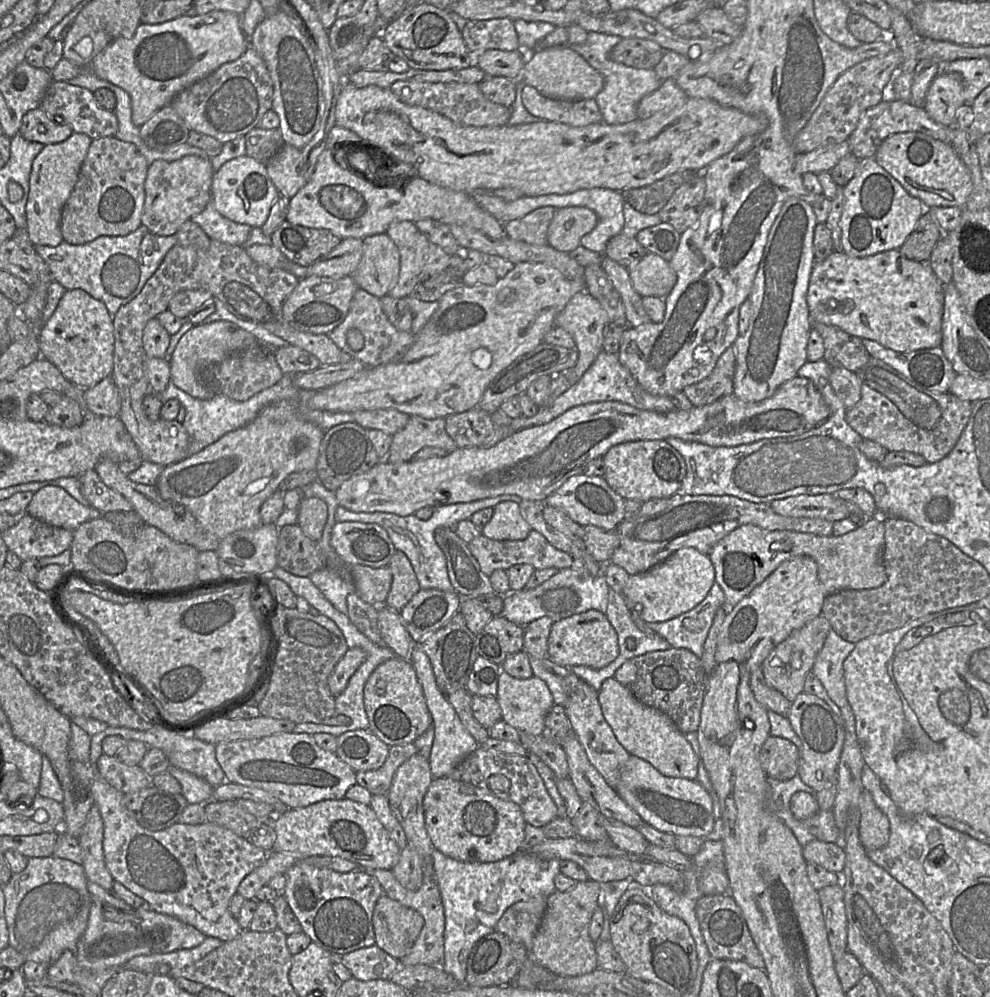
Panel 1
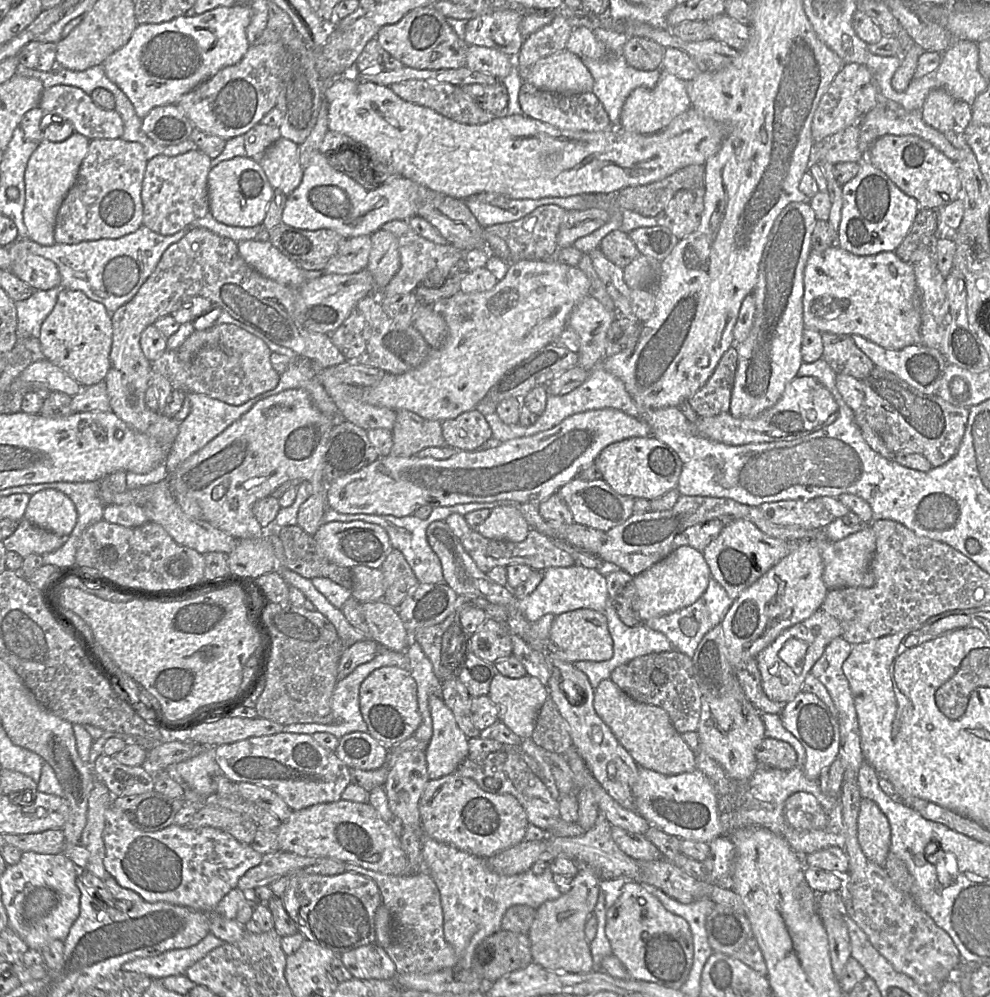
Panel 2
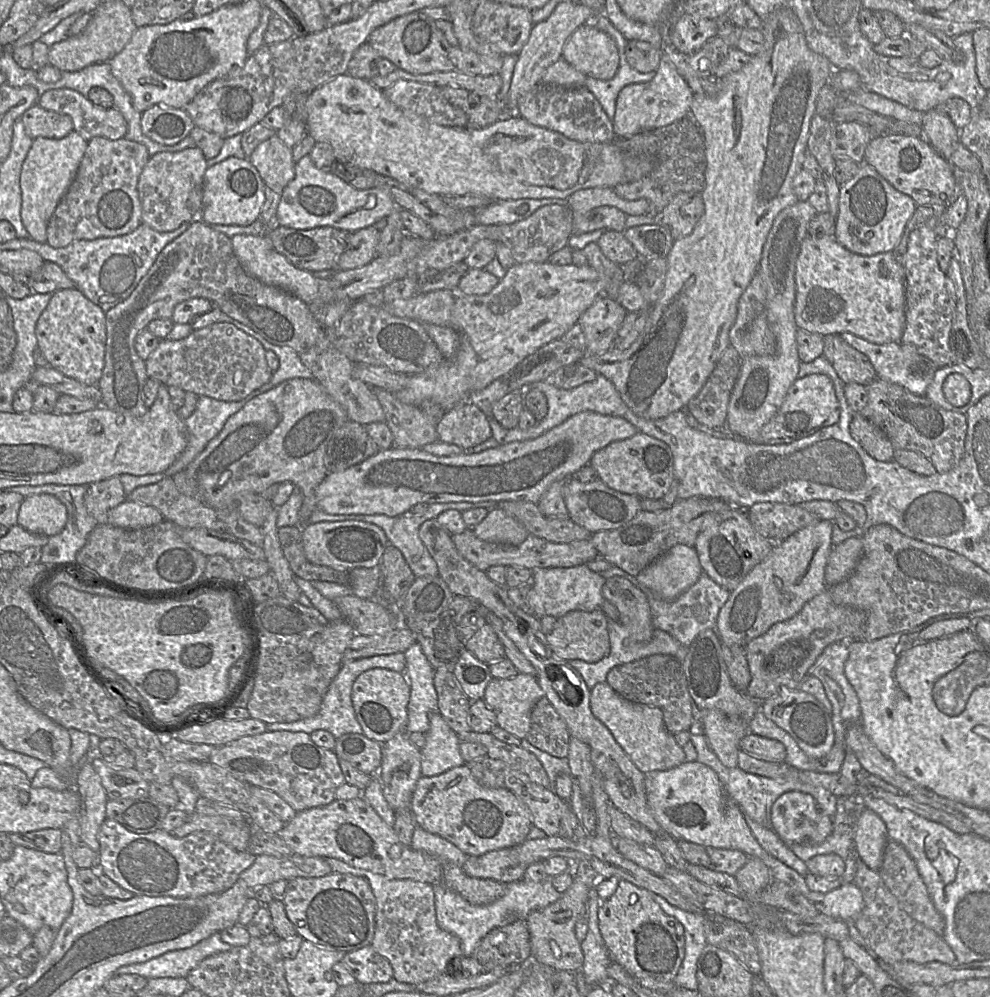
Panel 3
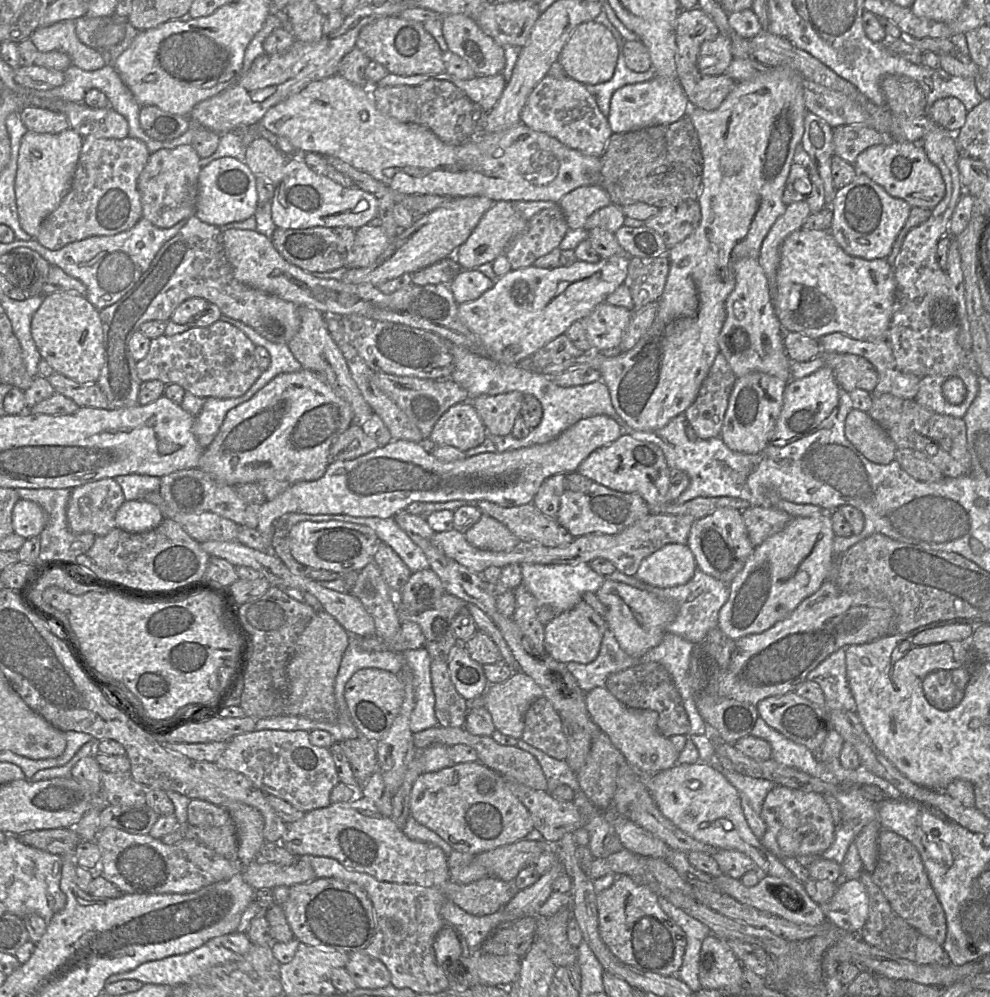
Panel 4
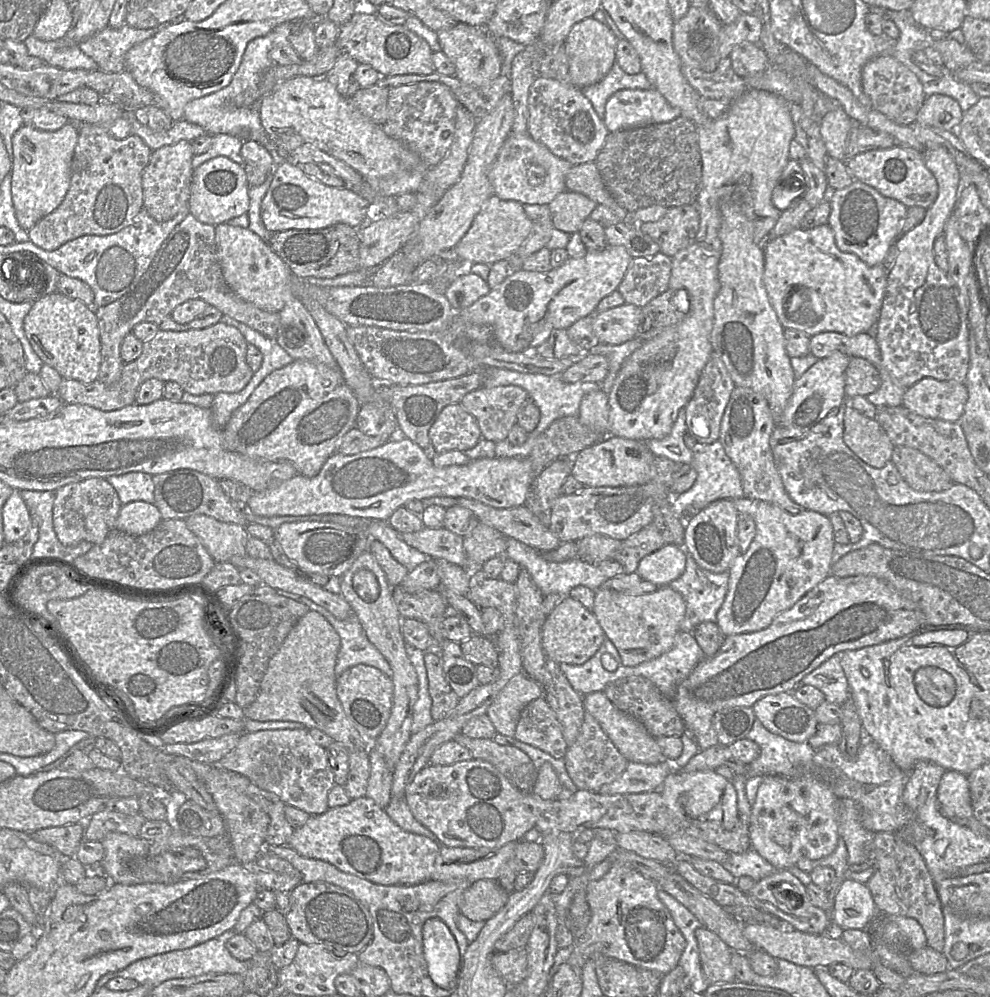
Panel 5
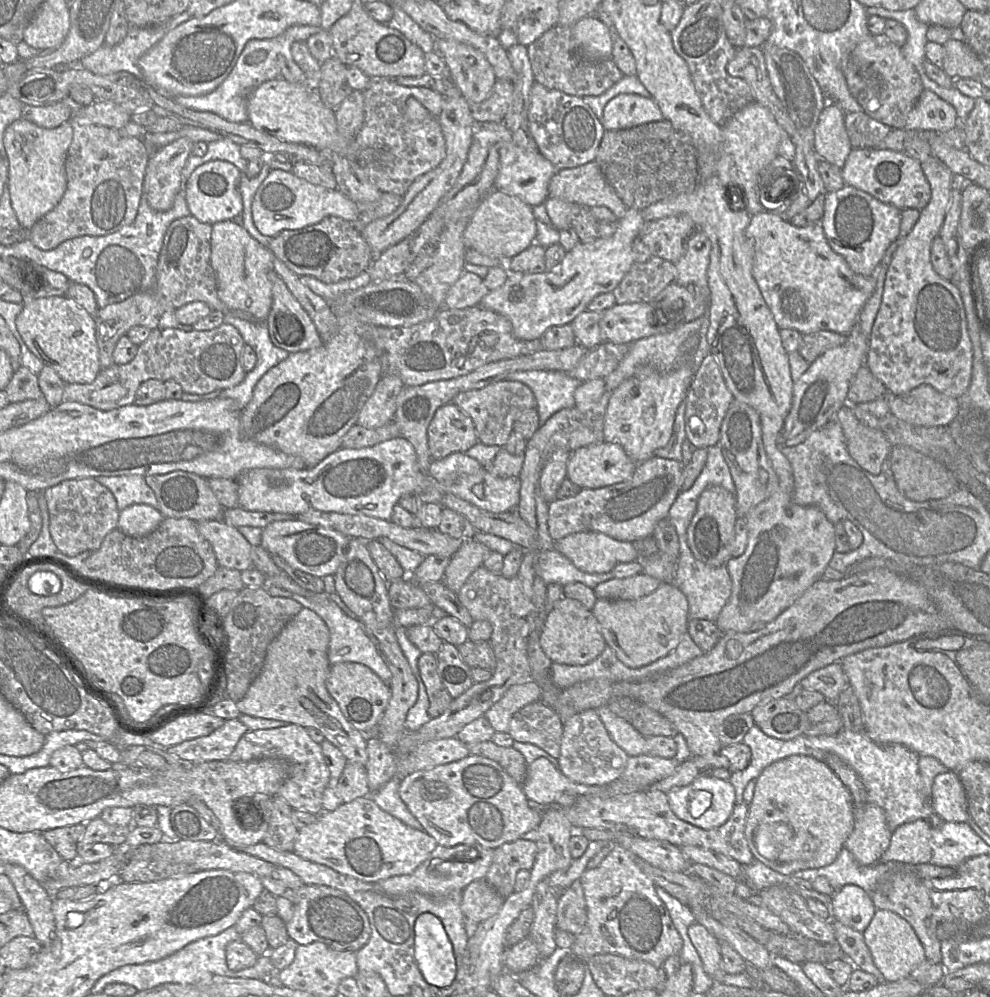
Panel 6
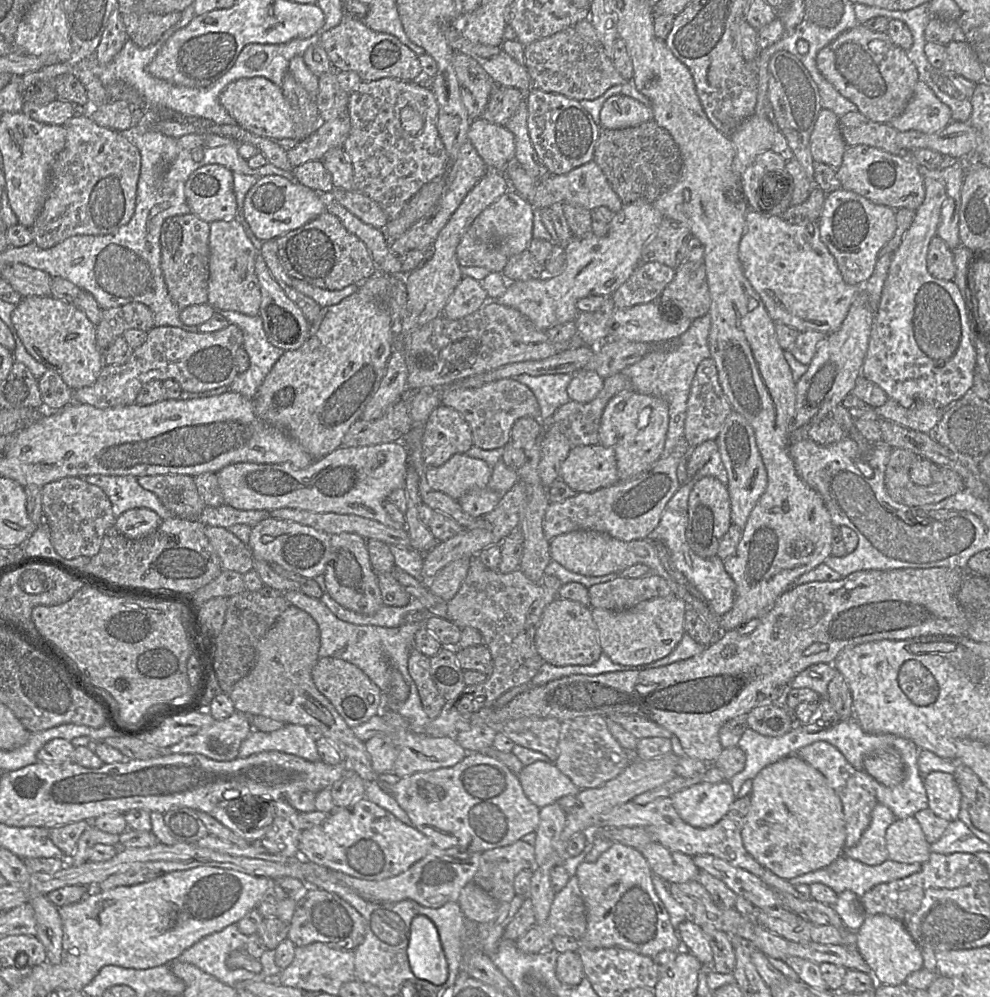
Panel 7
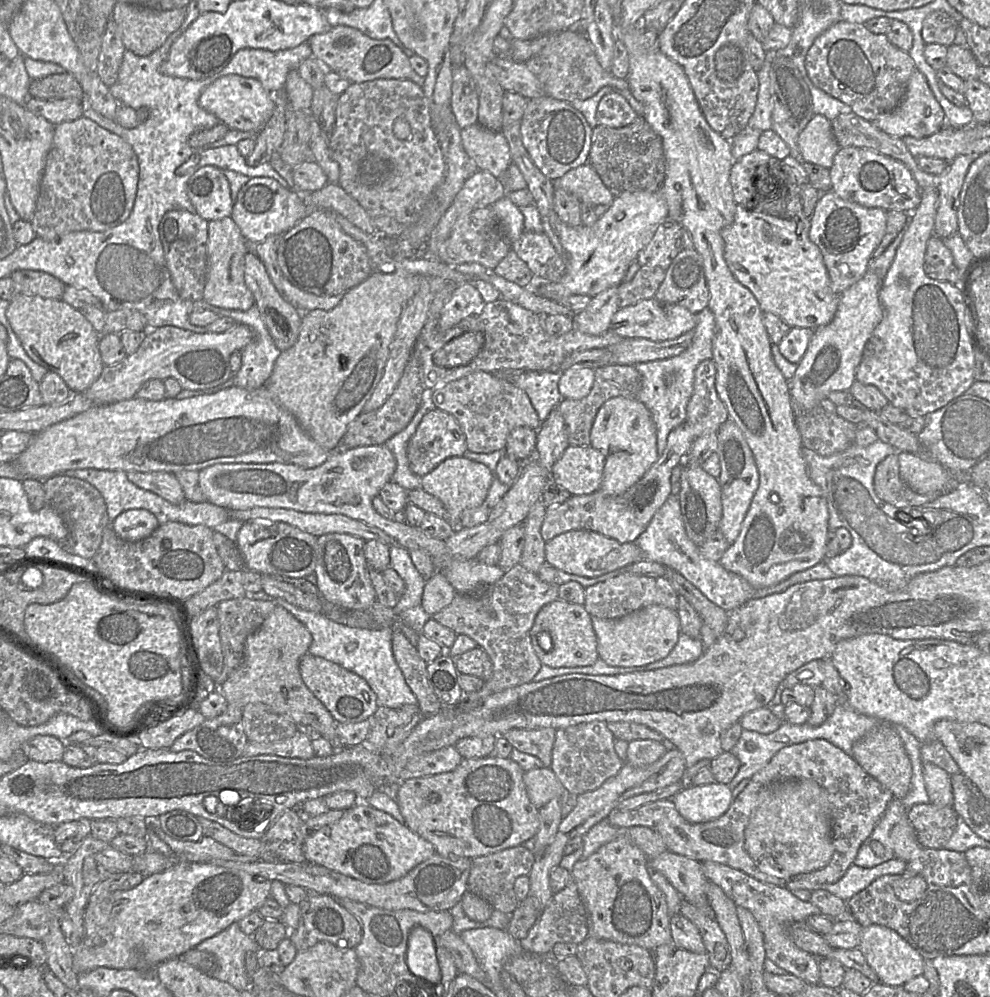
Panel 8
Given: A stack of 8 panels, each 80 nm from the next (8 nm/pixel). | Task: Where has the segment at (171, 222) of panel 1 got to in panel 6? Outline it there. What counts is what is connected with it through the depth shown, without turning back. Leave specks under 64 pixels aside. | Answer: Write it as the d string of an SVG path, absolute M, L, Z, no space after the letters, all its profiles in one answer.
M180 138L153 152L150 156L143 182L143 194L155 211L169 210L182 182L182 170L192 154L194 142Z

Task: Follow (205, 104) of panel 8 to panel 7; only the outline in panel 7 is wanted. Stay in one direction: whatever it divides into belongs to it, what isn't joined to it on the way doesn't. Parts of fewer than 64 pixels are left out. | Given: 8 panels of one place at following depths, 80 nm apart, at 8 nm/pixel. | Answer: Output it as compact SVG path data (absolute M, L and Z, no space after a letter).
M254 77L254 78L242 78L237 81L230 83L220 94L219 96L220 104L226 109L226 111L230 114L230 116L235 120L236 124L241 128L249 131L250 133L259 136L259 137L267 137L268 139L279 142L285 148L294 146L299 141L294 140L294 122L293 122L293 112L285 99L281 87L275 85L270 80L263 77Z

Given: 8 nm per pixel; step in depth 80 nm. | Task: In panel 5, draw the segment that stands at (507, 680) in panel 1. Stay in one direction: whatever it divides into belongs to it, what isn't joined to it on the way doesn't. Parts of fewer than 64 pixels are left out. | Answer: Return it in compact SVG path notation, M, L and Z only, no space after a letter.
M520 673L501 690L486 714L497 733L513 737L523 708L542 696L542 687L525 673Z

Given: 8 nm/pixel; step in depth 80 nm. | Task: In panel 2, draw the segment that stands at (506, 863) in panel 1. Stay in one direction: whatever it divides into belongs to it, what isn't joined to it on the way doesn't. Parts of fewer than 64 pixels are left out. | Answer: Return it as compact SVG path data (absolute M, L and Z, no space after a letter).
M424 833L421 834L421 854L422 870L431 875L439 890L444 938L454 949L458 966L470 966L476 945L501 929L501 920L509 907L527 905L537 909L562 894L553 882L554 874L549 867L540 875L530 869L517 875L501 875L488 867L486 859L439 842Z

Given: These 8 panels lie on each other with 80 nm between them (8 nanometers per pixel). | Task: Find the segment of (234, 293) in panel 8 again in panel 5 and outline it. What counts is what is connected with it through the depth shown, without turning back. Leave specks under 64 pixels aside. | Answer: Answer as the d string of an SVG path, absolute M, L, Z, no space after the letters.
M223 223L215 226L215 241L224 279L241 299L262 310L279 312L288 301L296 297L291 289L293 272L269 243L257 234L248 228Z

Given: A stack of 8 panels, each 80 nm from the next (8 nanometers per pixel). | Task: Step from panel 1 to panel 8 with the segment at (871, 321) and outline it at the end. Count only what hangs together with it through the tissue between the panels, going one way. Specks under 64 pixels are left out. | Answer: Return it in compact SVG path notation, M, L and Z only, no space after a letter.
M737 205L734 221L731 225L725 227L721 231L721 236L725 243L724 258L734 277L753 293L763 312L770 312L777 315L782 320L784 320L791 328L797 327L816 329L828 324L834 318L839 303L840 294L835 294L830 288L830 278L823 261L821 251L818 246L815 245L809 238L809 230L811 226L810 220L811 218L800 220L783 219L760 212L754 212L752 210L743 208L743 206Z

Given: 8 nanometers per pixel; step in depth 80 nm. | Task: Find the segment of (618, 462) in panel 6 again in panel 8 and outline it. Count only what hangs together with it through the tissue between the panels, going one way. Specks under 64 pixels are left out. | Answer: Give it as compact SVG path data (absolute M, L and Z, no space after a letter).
M569 445L550 470L550 480L572 495L591 494L600 488L605 455L593 447Z

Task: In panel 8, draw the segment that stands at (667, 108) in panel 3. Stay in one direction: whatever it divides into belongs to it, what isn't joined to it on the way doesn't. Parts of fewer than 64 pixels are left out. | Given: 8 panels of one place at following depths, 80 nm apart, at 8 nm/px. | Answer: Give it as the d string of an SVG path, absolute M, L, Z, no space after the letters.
M611 92L601 98L596 117L599 125L621 128L631 124L639 116L622 95Z

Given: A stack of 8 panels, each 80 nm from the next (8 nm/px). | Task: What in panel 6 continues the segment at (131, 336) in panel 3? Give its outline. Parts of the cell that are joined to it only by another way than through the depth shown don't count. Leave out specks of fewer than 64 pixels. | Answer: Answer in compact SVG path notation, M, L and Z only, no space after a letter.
M192 215L173 221L163 239L153 288L137 293L120 303L98 309L95 315L95 331L101 369L114 364L112 354L115 346L128 330L135 326L153 330L158 327L164 312L175 310L190 302L204 302L212 310L220 311L224 315L230 313L242 319L255 320L246 312L230 311L219 299L217 279L211 265L211 233L212 225L202 223Z

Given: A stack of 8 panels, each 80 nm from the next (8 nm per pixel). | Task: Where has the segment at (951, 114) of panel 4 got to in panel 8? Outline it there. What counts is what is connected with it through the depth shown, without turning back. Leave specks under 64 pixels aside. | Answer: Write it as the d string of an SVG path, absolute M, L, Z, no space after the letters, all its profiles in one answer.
M916 68L910 76L906 93L897 107L878 116L871 122L885 133L898 138L905 136L923 138L938 132L946 126L945 113L941 105L931 91L925 76Z

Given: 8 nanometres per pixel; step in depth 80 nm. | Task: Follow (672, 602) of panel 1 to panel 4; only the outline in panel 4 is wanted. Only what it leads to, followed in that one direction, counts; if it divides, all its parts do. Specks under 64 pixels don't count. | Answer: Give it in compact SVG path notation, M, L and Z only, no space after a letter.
M667 544L644 558L634 575L646 584L669 588L686 584L697 568L695 557L686 544Z

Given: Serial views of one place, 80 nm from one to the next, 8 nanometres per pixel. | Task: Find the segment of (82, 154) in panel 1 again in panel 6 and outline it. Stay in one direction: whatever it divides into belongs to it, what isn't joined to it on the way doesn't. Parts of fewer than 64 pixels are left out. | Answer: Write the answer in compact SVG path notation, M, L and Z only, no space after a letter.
M20 118L5 129L3 144L8 157L7 186L11 206L24 230L30 230L61 200L67 186L65 160L72 139L73 128L69 121L47 129Z

